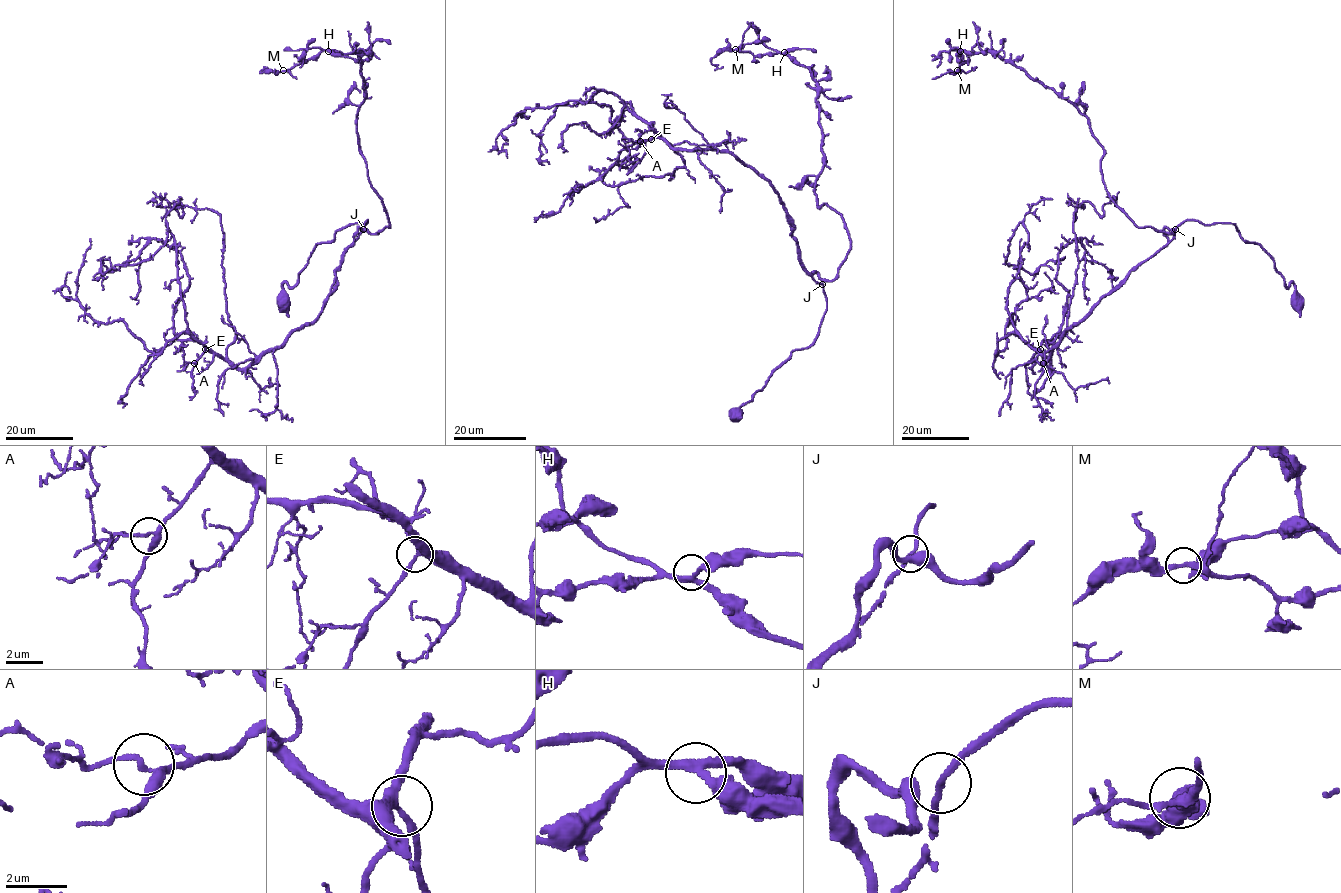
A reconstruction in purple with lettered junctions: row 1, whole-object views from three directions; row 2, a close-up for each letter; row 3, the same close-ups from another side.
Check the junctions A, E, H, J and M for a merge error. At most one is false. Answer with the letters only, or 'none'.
none

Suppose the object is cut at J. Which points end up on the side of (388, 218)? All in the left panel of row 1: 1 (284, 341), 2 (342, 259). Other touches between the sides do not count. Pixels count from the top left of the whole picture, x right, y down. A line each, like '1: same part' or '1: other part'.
1: same part
2: same part

